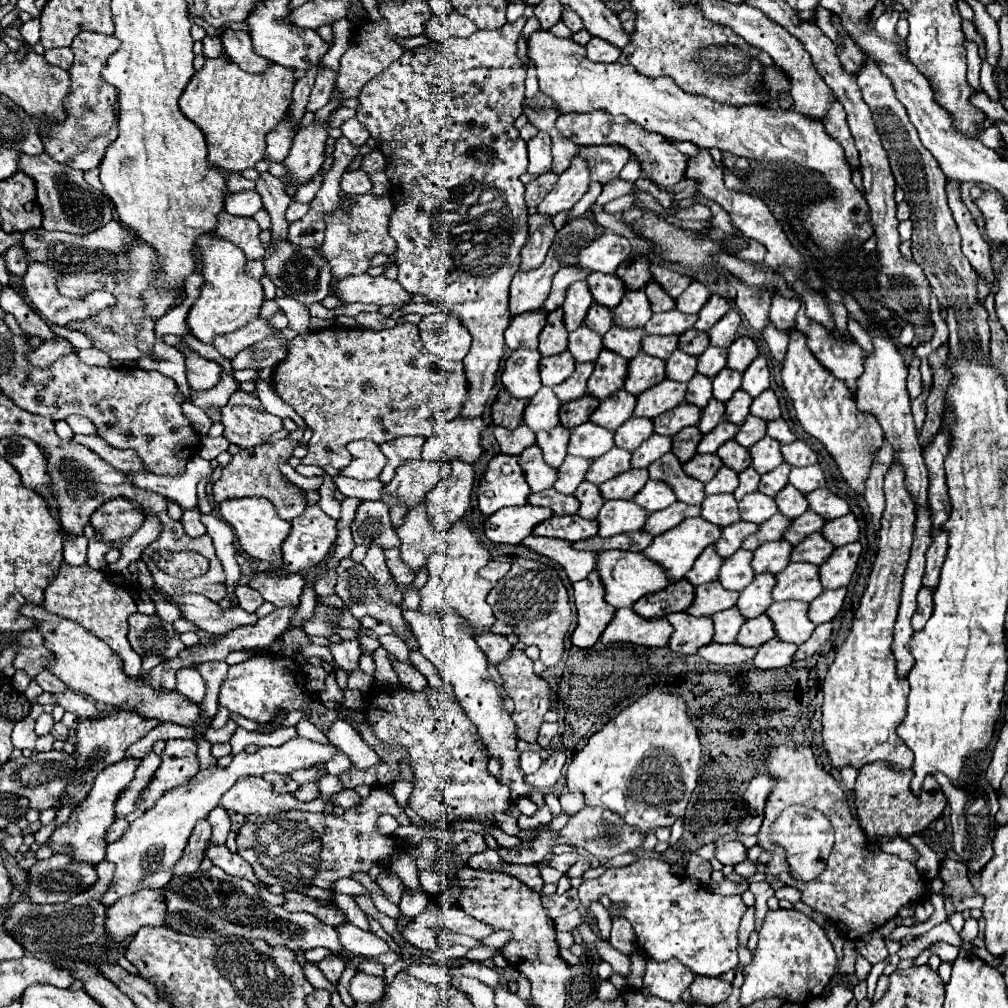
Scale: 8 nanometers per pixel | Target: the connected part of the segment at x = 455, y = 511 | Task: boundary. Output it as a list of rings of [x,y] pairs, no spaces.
[[[454,460],[450,476],[442,478],[426,496],[426,512],[432,528],[440,534],[448,532],[466,512],[474,484],[474,466]]]

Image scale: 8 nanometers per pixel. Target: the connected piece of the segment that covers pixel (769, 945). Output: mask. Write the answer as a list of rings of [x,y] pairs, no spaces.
[[[776,910],[766,914],[758,936],[756,956],[744,970],[744,986],[740,996],[742,1006],[750,1006],[756,1000],[774,996],[784,1002],[798,1004],[822,996],[836,972],[838,958],[820,924],[798,910]]]

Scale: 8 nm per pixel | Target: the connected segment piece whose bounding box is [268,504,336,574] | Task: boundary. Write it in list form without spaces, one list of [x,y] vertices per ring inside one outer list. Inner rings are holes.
[[[318,504],[308,506],[302,516],[292,520],[292,530],[290,530],[288,538],[282,542],[282,566],[268,568],[268,570],[282,572],[282,574],[296,574],[296,572],[308,570],[312,566],[318,566],[326,558],[334,540],[336,540],[336,520],[328,518]]]

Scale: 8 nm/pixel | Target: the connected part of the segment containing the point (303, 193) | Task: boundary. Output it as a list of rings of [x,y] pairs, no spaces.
[[[316,174],[310,184],[306,184],[304,188],[300,188],[300,192],[296,194],[294,200],[298,200],[298,202],[310,202],[316,196],[316,192],[320,190],[320,186],[322,186],[322,176]]]

